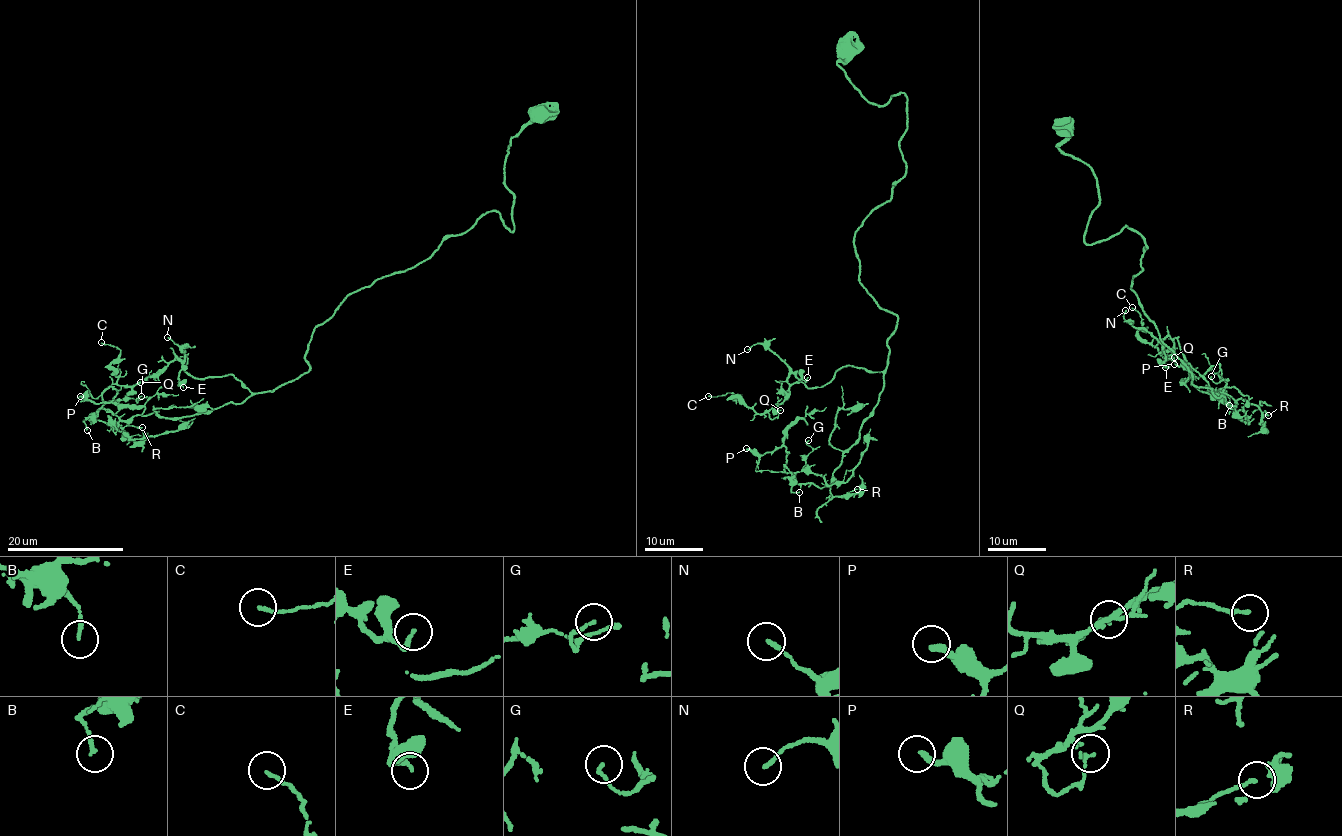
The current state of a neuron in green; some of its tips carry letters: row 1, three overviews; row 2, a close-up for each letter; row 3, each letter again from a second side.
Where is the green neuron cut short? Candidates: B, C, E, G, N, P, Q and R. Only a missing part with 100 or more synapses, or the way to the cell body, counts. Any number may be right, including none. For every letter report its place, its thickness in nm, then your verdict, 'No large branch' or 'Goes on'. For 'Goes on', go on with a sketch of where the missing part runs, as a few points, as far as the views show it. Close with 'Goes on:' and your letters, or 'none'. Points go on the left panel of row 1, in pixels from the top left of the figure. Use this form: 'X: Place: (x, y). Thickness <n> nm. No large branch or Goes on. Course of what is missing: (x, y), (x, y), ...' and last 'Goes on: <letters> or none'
B: Place: (87, 430). Thickness 120 nm. No large branch
C: Place: (101, 342). Thickness 120 nm. No large branch
E: Place: (183, 387). Thickness 170 nm. No large branch
G: Place: (141, 396). Thickness 120 nm. No large branch
N: Place: (167, 337). Thickness 140 nm. No large branch
P: Place: (80, 396). Thickness 220 nm. No large branch
Q: Place: (140, 382). Thickness 100 nm. No large branch
R: Place: (142, 427). Thickness 150 nm. No large branch
Goes on: none

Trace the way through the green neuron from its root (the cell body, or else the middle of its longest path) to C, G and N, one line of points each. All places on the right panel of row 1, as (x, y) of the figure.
C: (1064, 122), (1058, 146), (1098, 189), (1084, 240), (1142, 237), (1130, 285), (1210, 388), (1132, 307)
G: (1064, 122), (1098, 189), (1084, 240), (1135, 229), (1160, 340), (1211, 376)
N: (1064, 122), (1058, 146), (1098, 189), (1084, 240), (1142, 237), (1130, 285), (1210, 388), (1125, 310)

